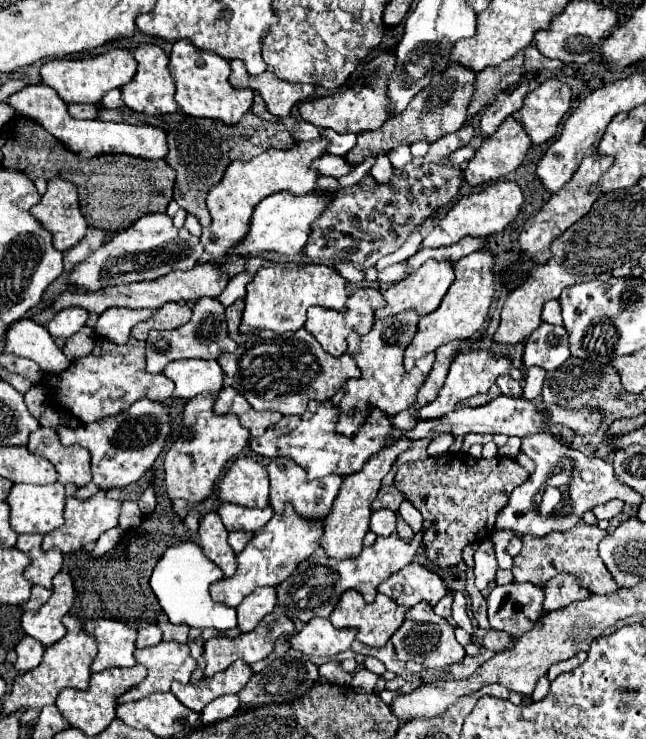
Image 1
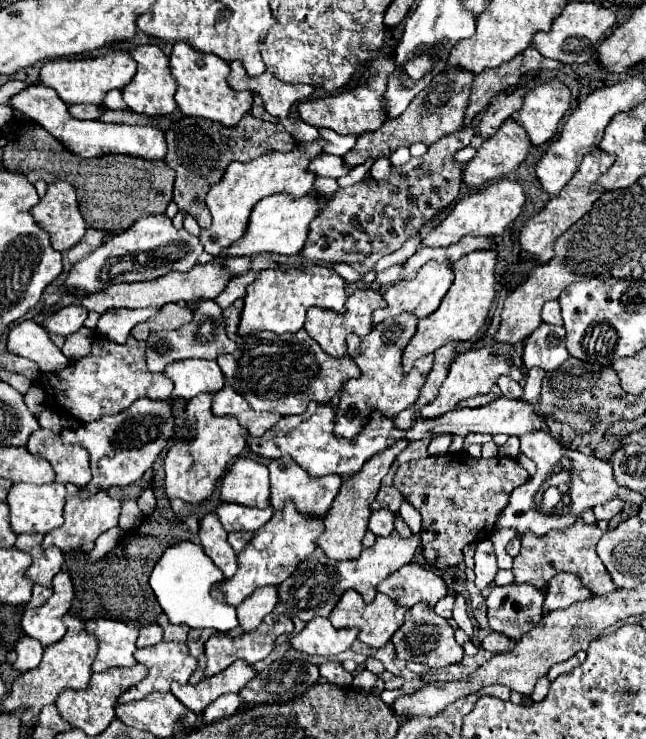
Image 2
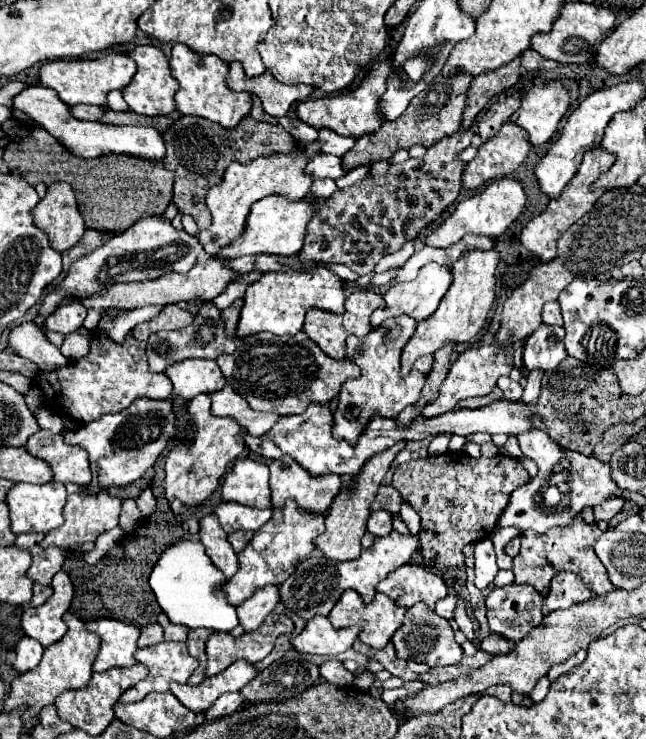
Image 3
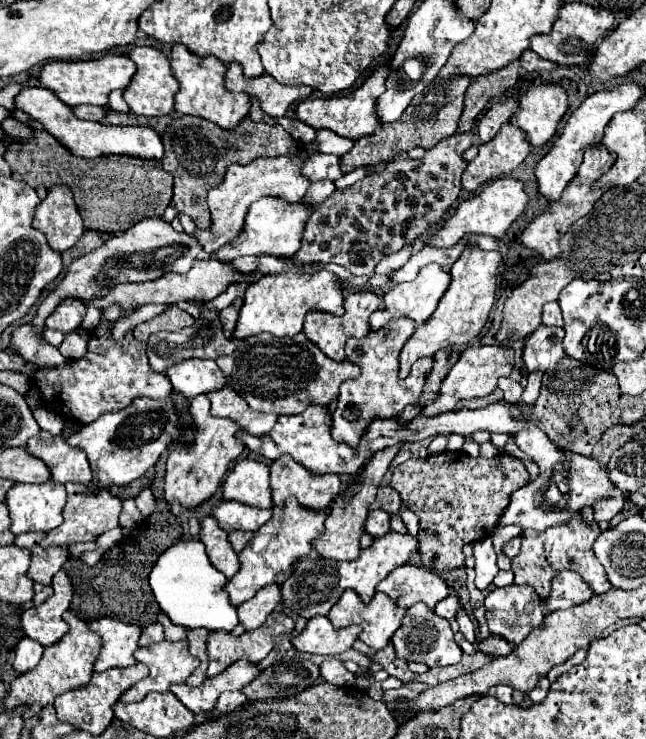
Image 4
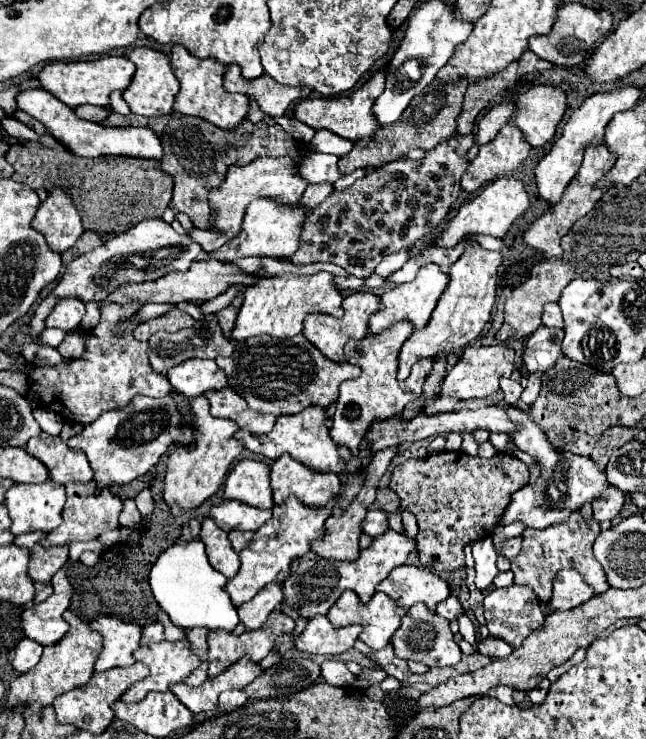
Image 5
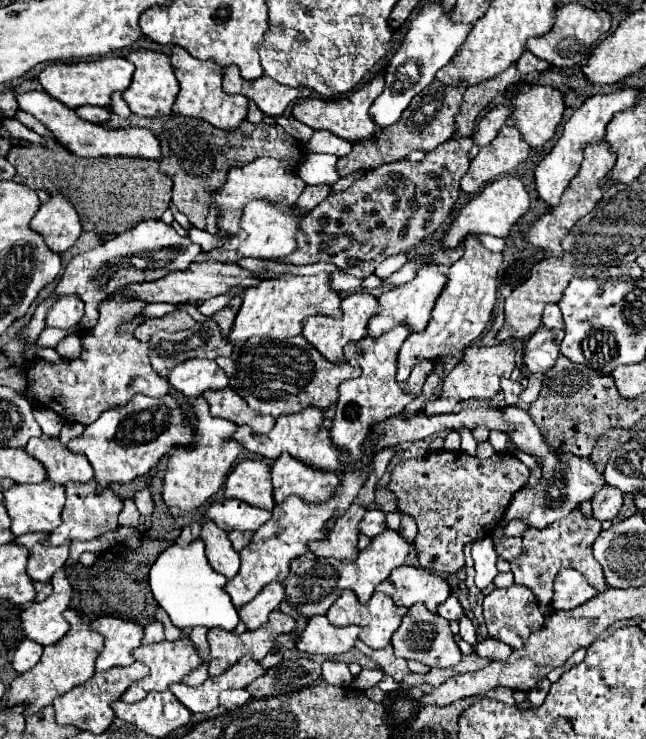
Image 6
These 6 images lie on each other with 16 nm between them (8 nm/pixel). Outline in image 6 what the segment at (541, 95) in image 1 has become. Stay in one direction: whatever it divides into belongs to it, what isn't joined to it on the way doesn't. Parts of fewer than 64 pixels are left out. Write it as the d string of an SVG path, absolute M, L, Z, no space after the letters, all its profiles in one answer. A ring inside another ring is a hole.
M532 86L528 92L518 94L512 104L514 104L514 112L510 116L510 124L522 132L524 140L532 148L546 144L554 136L556 126L560 124L564 108L566 108L564 106L564 92L558 88L552 88L552 86Z

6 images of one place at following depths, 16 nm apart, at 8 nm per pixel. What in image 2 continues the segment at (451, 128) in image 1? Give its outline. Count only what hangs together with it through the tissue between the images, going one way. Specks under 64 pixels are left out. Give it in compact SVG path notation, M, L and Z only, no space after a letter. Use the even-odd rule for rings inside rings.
M454 66L452 70L448 70L444 74L436 74L432 78L432 82L428 84L428 88L418 92L412 98L412 102L408 104L408 108L398 118L386 120L382 124L382 128L376 132L366 132L366 134L358 136L356 146L344 156L344 162L354 168L354 166L366 162L368 158L388 156L398 146L412 146L414 142L434 144L442 136L460 130L464 124L464 118L466 118L468 100L472 94L472 82L474 82L474 74L460 66Z

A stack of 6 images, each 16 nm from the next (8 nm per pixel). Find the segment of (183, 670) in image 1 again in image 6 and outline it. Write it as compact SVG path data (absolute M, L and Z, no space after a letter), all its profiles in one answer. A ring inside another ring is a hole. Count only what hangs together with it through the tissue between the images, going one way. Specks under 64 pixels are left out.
M182 638L182 640L178 640L178 642L176 642L176 640L174 640L174 642L164 640L164 642L158 642L158 644L140 646L140 648L136 648L132 654L134 654L136 660L140 660L142 664L146 664L146 666L150 668L150 674L148 674L146 678L142 678L140 682L132 684L132 686L122 694L120 700L124 700L124 702L138 702L138 700L142 700L142 698L144 698L148 692L152 692L152 690L158 690L158 692L168 690L170 684L182 682L182 678L184 678L186 674L190 674L194 668L198 668L198 666L202 664L200 656L194 652L192 642L190 642L188 638Z

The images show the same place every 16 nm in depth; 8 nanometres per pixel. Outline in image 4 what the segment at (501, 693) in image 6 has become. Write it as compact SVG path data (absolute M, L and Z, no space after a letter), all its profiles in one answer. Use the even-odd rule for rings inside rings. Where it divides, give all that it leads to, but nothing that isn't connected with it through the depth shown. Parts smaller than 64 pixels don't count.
M492 686L486 695L502 700L504 704L512 704L512 688L508 688L508 686Z

